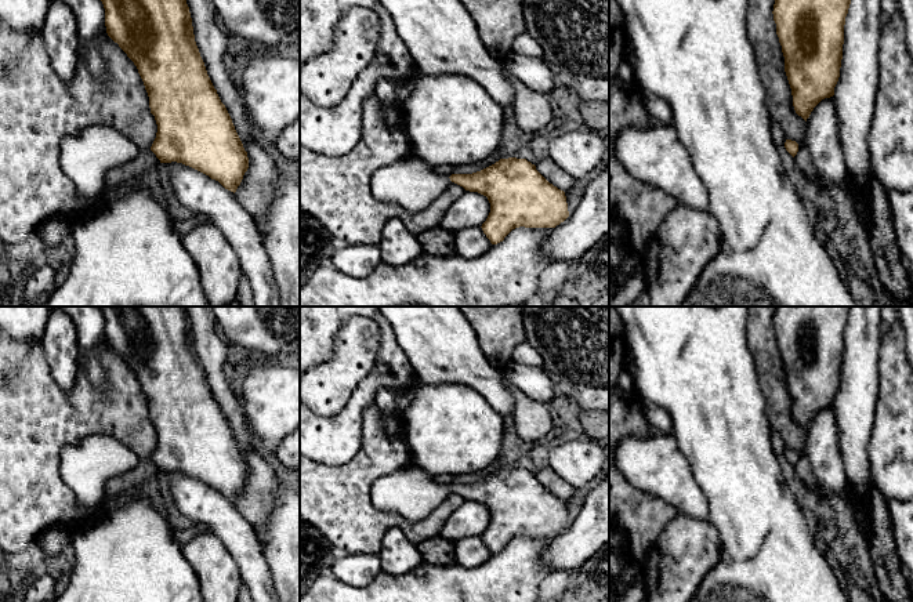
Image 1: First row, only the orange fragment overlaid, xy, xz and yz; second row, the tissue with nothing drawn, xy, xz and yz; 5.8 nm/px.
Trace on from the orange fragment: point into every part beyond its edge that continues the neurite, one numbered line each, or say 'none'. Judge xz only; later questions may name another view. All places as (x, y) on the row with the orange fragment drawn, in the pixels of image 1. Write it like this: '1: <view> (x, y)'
1: xz (410, 182)

